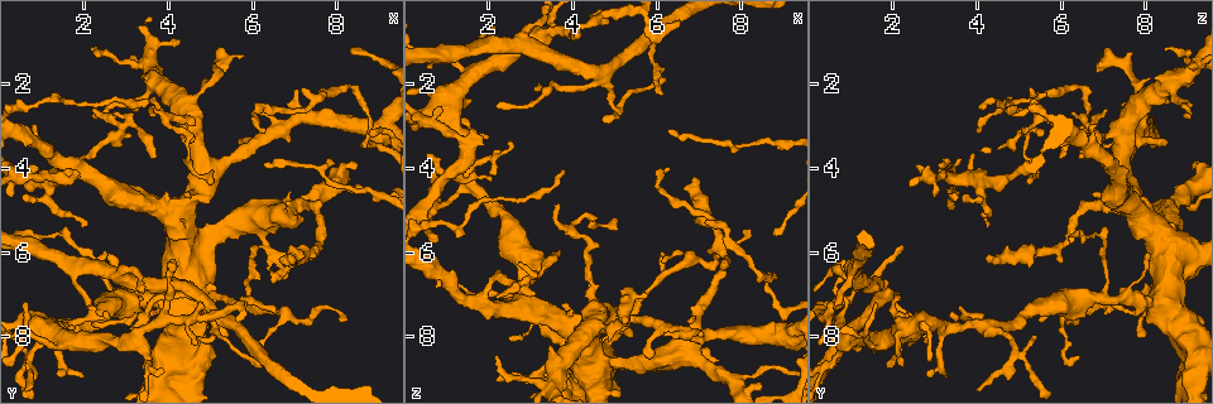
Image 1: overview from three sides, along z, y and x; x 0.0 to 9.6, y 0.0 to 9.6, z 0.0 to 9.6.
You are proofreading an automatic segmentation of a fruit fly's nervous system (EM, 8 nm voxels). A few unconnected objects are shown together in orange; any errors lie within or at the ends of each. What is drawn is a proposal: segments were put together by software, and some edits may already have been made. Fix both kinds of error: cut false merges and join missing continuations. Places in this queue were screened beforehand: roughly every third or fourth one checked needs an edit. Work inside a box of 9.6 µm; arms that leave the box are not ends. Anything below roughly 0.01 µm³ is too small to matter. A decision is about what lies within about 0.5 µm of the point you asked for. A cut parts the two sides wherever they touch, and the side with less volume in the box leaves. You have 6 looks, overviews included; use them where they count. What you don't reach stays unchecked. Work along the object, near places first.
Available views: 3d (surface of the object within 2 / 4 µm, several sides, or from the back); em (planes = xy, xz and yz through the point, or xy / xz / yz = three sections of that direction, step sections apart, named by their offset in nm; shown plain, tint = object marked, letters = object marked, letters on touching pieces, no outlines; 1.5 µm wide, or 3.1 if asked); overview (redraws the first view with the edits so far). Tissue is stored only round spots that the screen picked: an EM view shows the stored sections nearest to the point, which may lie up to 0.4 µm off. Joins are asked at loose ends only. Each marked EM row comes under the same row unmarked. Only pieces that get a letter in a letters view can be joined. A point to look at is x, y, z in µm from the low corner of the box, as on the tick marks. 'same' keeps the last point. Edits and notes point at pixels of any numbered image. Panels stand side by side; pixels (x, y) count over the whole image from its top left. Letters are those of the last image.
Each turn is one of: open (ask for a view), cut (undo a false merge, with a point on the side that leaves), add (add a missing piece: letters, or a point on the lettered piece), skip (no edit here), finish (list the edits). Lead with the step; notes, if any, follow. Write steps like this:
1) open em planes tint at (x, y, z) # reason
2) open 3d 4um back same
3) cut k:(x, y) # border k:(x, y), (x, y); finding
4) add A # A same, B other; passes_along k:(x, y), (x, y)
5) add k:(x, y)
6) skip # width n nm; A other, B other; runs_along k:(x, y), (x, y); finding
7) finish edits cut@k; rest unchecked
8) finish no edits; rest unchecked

open 3d 4um at (2.25, 7.75, 2.45) # thin end

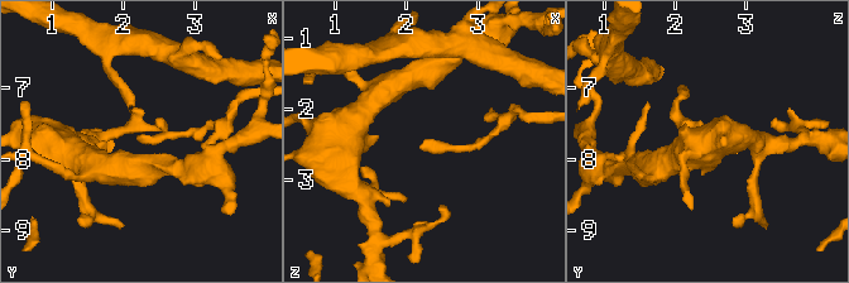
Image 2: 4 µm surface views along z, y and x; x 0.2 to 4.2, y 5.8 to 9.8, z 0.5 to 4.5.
open em planes letters at (2.15, 7.70, 2.55) # now the EM

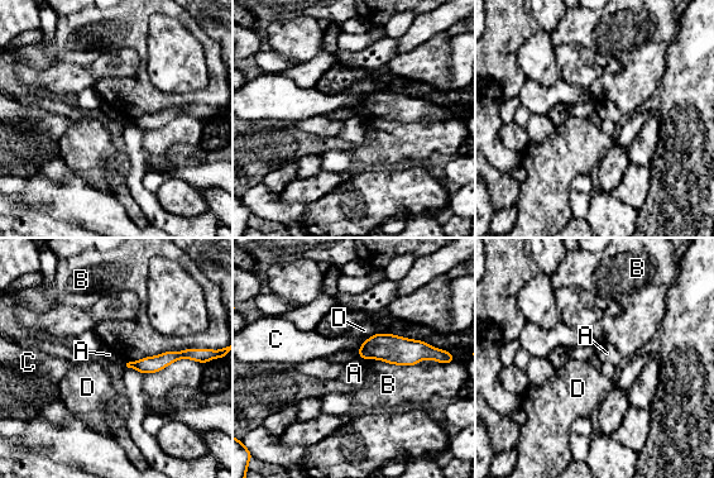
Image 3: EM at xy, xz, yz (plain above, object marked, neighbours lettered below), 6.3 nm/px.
skip # A other, B other, C other, D other; border 3:(363, 343), (356, 352); none of them fits

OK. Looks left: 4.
open em yz step 8 letters at (5.10, 4.05, 5.40)

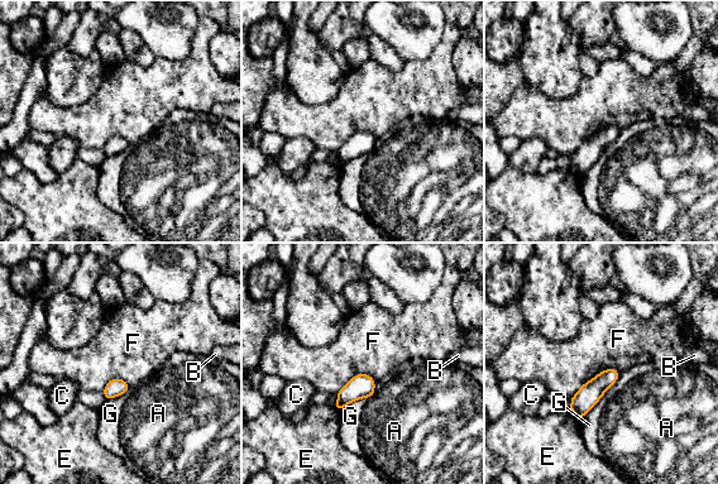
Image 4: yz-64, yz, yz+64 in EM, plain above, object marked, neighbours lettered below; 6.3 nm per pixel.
open em planes letters same # another direction

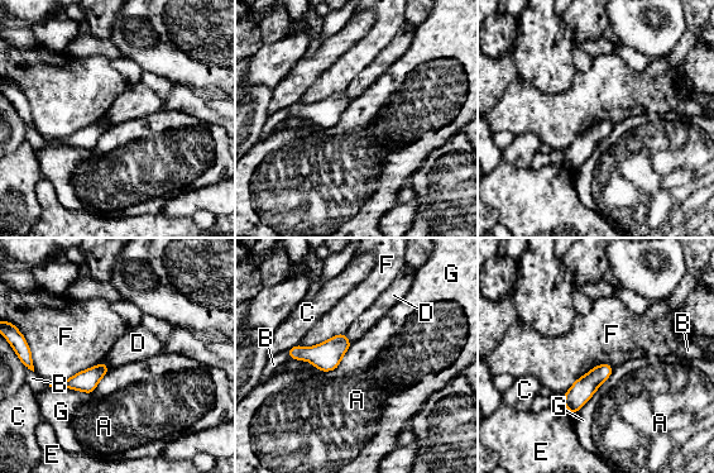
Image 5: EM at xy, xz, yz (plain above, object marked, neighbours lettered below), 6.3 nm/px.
skip # longest_contact G 400 nm; A other, B other, C other, D other, E other, F other, G other; border 5:(345, 333), (345, 337), (351, 343); no lettered piece goes on from it

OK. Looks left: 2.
open em yz step 8 tint at (2.25, 1.15, 8.45) # thin end

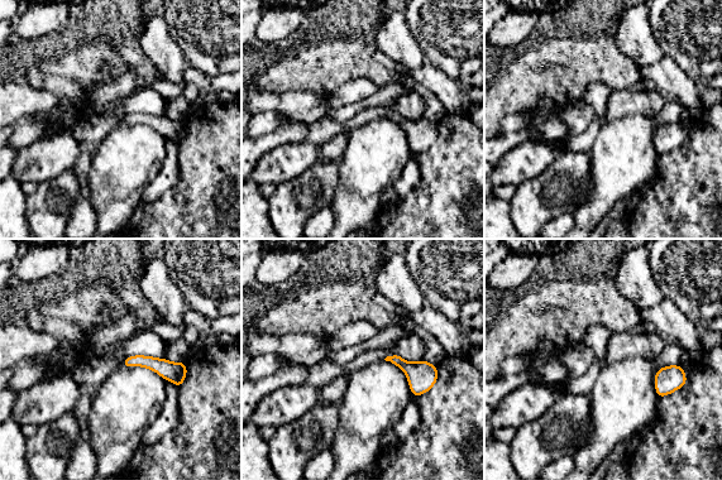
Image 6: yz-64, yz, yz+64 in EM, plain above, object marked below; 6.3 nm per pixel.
open em planes letters same # another direction

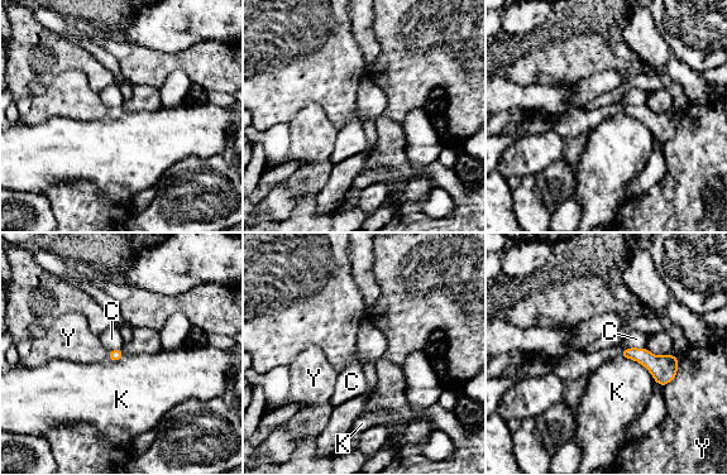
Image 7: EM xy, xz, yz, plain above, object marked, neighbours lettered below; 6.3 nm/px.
skip # C other, K other, Y other; border 7:(645, 348), (625, 349); none of them fits

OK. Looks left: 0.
finish no edits; rest unchecked

